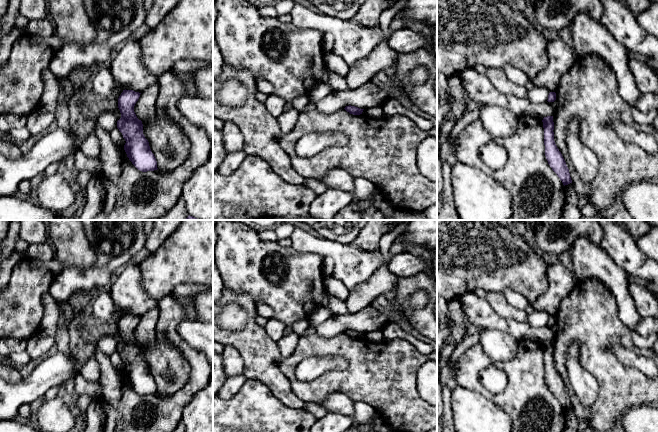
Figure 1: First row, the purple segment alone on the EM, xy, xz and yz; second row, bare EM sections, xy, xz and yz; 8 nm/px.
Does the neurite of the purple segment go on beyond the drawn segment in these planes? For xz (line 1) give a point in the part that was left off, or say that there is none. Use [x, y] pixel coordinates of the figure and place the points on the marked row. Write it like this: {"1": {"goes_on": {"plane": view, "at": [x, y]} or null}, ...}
{"1": {"goes_on": null}}

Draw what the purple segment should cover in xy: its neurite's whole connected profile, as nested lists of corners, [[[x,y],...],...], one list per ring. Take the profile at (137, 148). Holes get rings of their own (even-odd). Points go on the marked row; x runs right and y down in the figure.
[[[123,90],[118,98],[118,108],[121,118],[117,128],[122,133],[126,143],[124,150],[132,164],[140,171],[157,170],[157,161],[152,153],[149,142],[143,134],[143,124],[134,112],[134,106],[140,97],[139,92]]]

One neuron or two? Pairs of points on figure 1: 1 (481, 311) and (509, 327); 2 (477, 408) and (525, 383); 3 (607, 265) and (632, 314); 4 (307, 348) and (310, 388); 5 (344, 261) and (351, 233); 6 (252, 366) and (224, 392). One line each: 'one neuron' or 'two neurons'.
1: one neuron
2: two neurons
3: one neuron
4: one neuron
5: two neurons
6: two neurons

